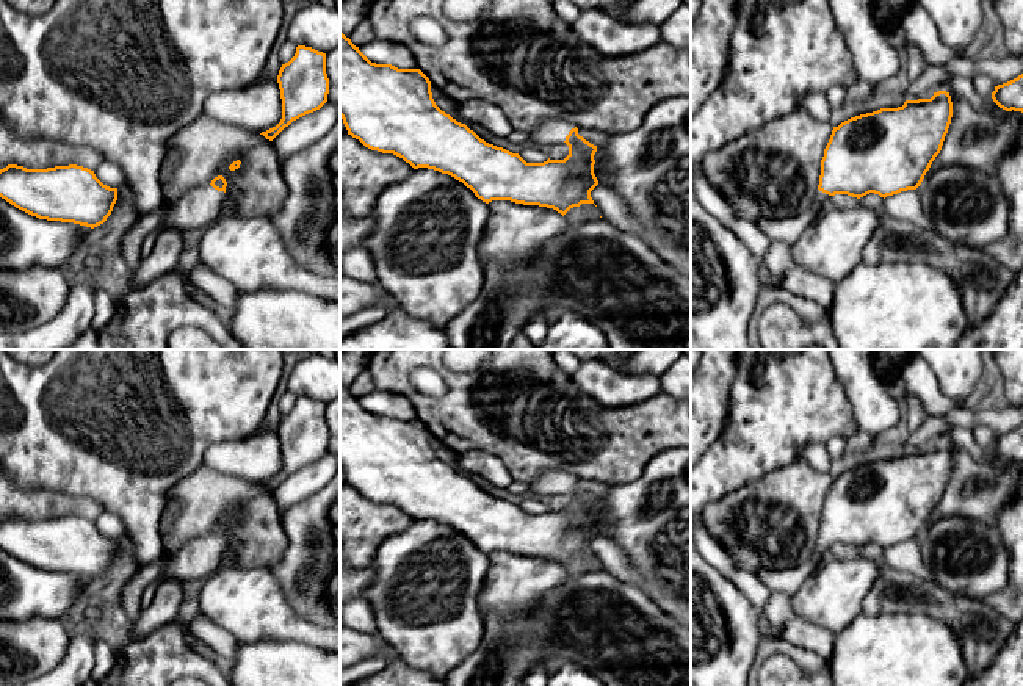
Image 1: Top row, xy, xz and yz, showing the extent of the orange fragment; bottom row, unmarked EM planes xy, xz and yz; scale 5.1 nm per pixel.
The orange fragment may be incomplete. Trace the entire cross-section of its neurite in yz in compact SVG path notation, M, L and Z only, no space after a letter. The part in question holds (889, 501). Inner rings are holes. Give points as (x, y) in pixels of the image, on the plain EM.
M938 442L931 450L906 451L902 457L880 459L841 473L833 478L824 500L819 536L810 559L802 565L763 570L755 575L772 592L791 597L797 592L799 584L821 567L824 553L833 550L835 545L860 550L874 543L885 550L901 542L916 540L942 501L951 468L951 446L946 442Z

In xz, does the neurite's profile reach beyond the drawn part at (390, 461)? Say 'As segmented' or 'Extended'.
Extended

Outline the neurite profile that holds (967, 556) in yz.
M946 517L921 534L918 543L934 581L951 592L984 598L1007 583L1010 558L995 526Z

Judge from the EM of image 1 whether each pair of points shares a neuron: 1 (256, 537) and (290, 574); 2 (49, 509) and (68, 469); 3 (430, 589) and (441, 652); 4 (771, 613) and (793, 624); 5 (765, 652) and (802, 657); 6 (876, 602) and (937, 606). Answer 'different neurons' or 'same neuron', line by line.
1: different neurons
2: different neurons
3: same neuron
4: same neuron
5: same neuron
6: same neuron

